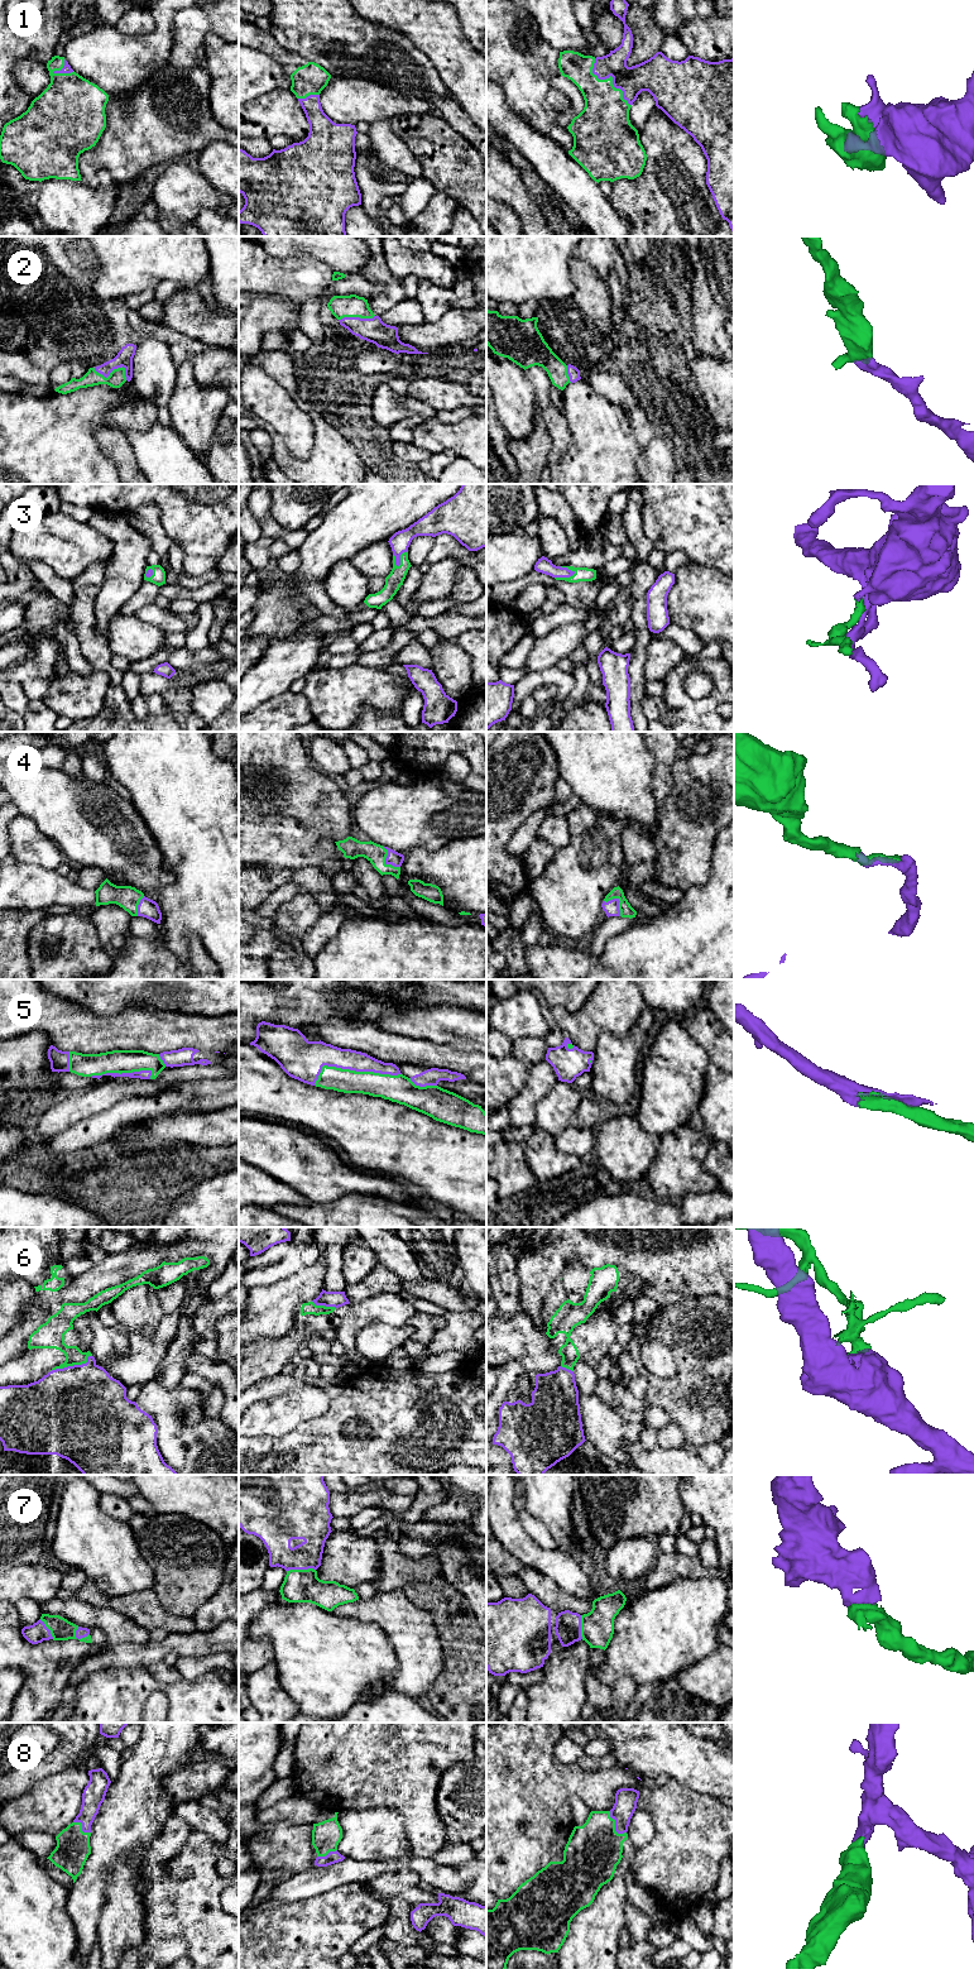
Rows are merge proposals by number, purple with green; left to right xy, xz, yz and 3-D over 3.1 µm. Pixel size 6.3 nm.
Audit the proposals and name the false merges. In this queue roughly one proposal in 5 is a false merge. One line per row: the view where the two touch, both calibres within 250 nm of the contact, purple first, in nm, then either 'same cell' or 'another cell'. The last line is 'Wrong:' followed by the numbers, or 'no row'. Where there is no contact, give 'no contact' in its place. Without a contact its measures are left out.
1: yz | 190/280 nm | same cell
2: xy | 110/110 nm | same cell
3: yz | 100/100 nm | same cell
4: xz | 90/130 nm | same cell
5: xz | 160/160 nm | same cell
6: xy | 500/180 nm | same cell
7: xz | 180/200 nm | same cell
8: yz | 140/360 nm | same cell
Wrong: no row

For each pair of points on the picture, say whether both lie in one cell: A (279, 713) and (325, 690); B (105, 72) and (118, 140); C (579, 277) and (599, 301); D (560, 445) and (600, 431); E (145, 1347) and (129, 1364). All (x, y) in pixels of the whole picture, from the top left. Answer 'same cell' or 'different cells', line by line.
A: different cells
B: different cells
C: same cell
D: different cells
E: same cell

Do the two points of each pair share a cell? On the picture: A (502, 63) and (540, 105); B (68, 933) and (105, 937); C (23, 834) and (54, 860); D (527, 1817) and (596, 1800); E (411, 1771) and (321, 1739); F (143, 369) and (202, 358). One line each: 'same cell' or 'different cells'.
A: same cell
B: different cells
C: same cell
D: same cell
E: same cell
F: different cells

